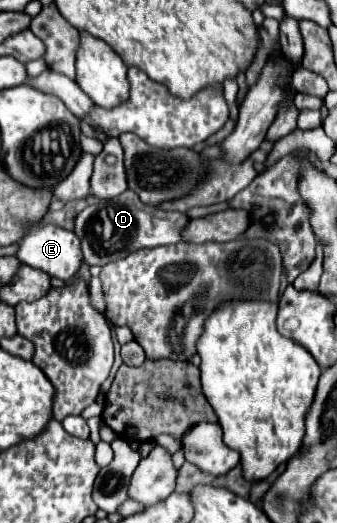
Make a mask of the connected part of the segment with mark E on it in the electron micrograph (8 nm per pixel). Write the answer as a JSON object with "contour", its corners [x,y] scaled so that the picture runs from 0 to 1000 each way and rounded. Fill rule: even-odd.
{"contour":[[[98,428],[98,432],[86,436],[86,447],[62,459],[50,493],[56,493],[68,505],[98,509],[98,512],[110,512],[110,516],[128,516],[128,520],[139,520],[151,532],[175,532],[175,535],[187,535],[187,539],[217,535],[223,524],[228,524],[234,512],[240,512],[240,501],[246,501],[240,463],[234,463],[234,455],[223,451],[223,444],[193,440],[193,436],[175,436],[175,432],[157,432],[157,428],[139,428],[139,432]]]}

